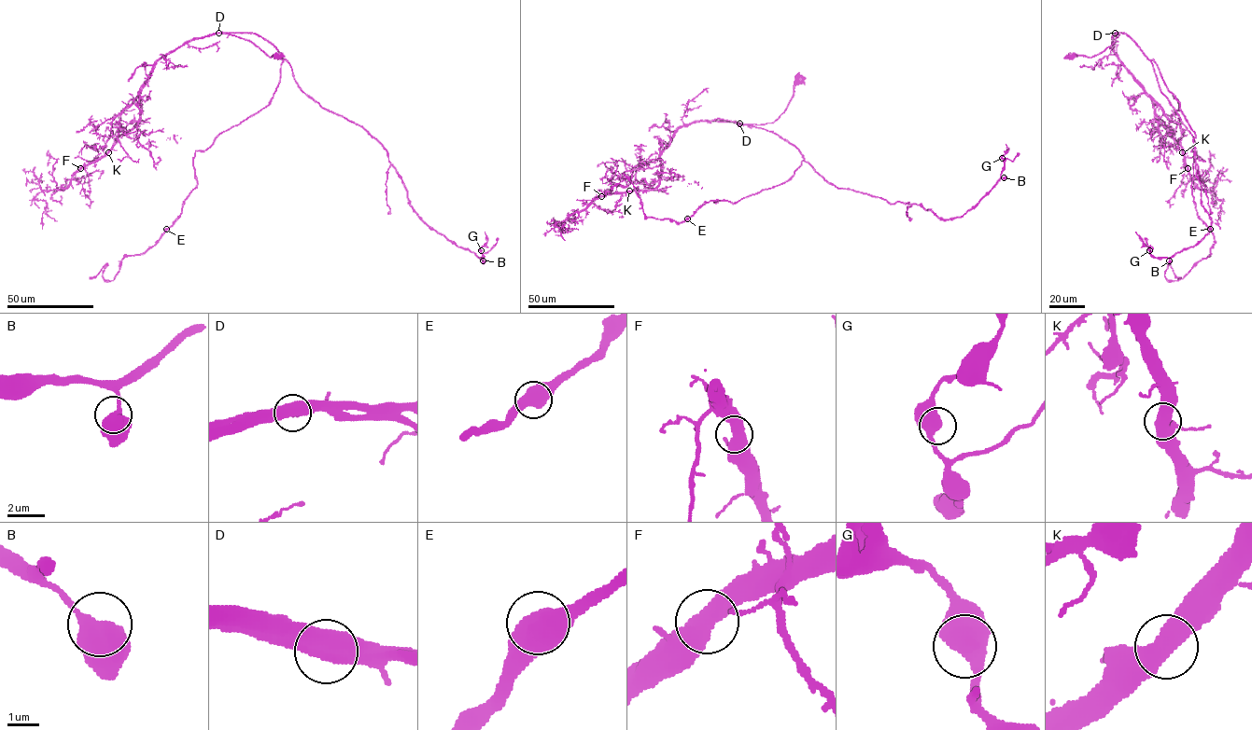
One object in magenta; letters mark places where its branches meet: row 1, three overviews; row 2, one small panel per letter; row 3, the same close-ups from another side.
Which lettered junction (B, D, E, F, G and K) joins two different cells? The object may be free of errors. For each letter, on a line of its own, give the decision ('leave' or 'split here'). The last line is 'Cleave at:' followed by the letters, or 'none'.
B: leave
D: leave
E: leave
F: leave
G: leave
K: leave
Cleave at: none

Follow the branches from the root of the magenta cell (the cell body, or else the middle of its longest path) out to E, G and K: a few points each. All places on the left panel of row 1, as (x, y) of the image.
E: (279, 56), (230, 34), (255, 34), (275, 48), (278, 85), (267, 105), (196, 151), (197, 186), (166, 229)
G: (279, 56), (230, 34), (253, 33), (270, 42), (304, 92), (379, 142), (423, 221), (479, 258), (481, 250)
K: (279, 56), (270, 57), (252, 42), (229, 34), (184, 43), (157, 61), (139, 94), (140, 118), (108, 152)

